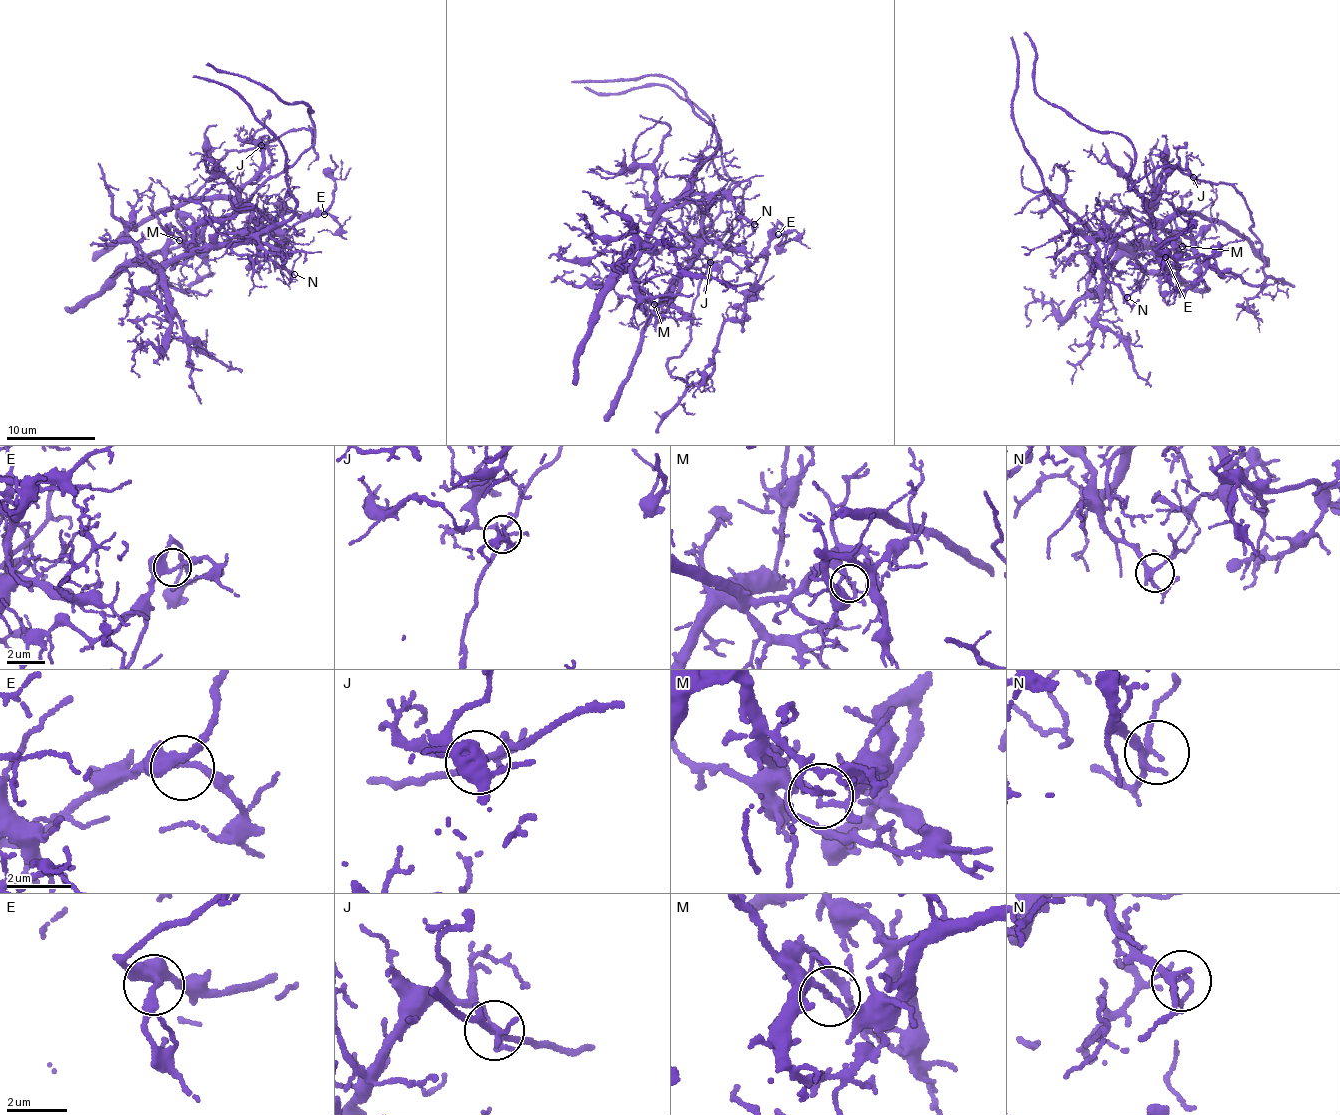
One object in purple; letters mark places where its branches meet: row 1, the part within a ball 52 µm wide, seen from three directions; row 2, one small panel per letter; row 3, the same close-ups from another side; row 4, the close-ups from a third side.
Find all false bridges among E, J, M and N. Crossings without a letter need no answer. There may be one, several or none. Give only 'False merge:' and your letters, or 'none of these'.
False merge: J, M

